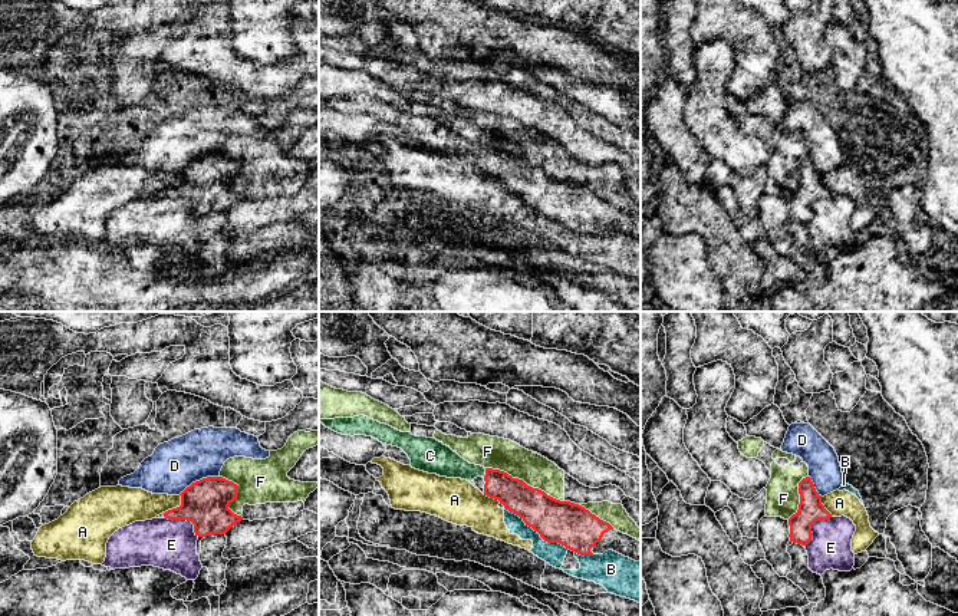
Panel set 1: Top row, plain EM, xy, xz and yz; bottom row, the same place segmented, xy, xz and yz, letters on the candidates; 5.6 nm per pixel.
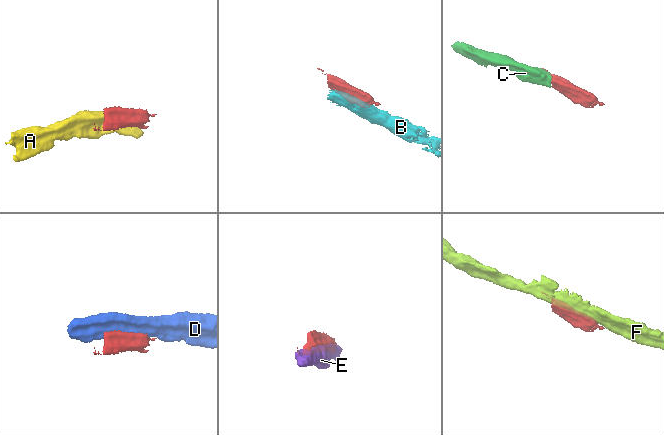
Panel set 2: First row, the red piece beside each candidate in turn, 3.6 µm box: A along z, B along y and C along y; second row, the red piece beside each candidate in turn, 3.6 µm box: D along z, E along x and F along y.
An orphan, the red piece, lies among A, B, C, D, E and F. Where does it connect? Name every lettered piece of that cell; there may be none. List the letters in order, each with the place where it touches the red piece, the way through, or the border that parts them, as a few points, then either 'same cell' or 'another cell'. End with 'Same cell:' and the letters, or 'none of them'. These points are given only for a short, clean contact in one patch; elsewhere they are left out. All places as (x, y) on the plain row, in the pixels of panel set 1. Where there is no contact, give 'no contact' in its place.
A: xy (177, 185) | along xy (180, 173), (180, 183), (164, 191) | another cell
B: xz (535, 208) | another cell
C: xz (486, 151) | across xz (517, 175), (486, 151), (466, 150), (443, 140) | same cell
D: xy (200, 158) | another cell
E: xy (185, 197) | another cell
F: xz (523, 160) | another cell
Same cell: C

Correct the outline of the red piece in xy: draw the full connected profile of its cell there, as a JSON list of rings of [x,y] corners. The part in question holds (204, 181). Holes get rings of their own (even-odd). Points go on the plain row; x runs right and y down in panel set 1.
[[[207,155],[192,161],[181,174],[181,184],[164,191],[168,198],[187,198],[194,202],[194,211],[198,215],[211,213],[225,213],[234,202],[243,198],[241,194],[234,192],[228,184],[237,178],[238,164],[223,155]]]

